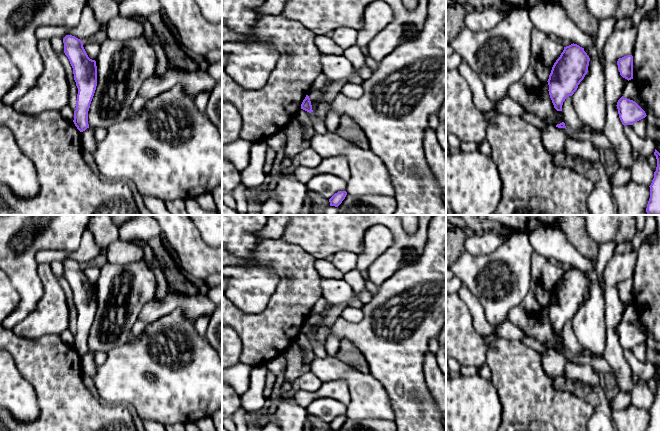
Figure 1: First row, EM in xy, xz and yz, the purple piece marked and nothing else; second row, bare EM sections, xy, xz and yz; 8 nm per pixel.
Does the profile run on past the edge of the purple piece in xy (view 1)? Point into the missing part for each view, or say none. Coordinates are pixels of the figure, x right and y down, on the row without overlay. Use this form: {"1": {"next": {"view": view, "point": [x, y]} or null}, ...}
{"1": {"next": null}}

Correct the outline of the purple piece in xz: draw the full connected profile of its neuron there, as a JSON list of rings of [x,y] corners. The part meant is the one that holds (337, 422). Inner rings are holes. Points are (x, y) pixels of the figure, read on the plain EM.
[[[338,415],[337,417],[335,417],[330,423],[330,430],[335,430],[338,431],[342,425],[345,423],[347,419],[346,415]]]

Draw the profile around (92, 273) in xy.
[[[85,266],[83,267],[83,271],[88,281],[96,285],[96,282],[99,278],[100,268],[95,266]]]

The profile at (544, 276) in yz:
[[[533,252],[531,256],[530,292],[542,306],[547,306],[552,291],[564,274],[561,266],[551,264],[548,259]]]

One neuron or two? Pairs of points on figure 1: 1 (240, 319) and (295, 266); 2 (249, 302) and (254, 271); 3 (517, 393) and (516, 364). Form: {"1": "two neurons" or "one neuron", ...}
{"1": "one neuron", "2": "one neuron", "3": "one neuron"}

